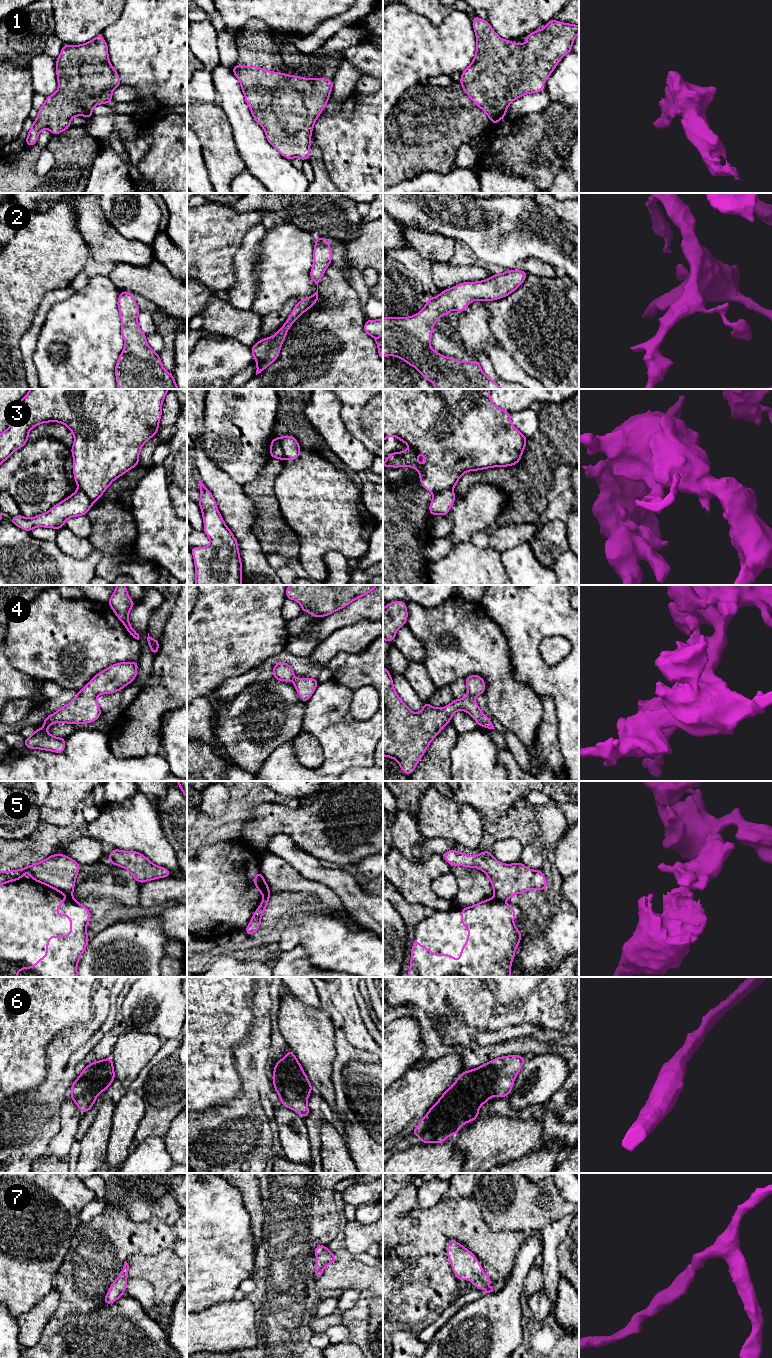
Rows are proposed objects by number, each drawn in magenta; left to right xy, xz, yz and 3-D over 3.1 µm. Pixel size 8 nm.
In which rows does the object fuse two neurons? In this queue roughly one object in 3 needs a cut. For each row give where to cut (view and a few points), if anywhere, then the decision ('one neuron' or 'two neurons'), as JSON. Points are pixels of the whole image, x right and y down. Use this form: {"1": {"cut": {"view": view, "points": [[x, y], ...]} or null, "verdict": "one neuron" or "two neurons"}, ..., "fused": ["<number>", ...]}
{"1": {"cut": null, "verdict": "one neuron"}, "2": {"cut": null, "verdict": "one neuron"}, "3": {"cut": {"view": "xz", "points": [[276, 438], [283, 459]]}, "verdict": "two neurons"}, "4": {"cut": null, "verdict": "one neuron"}, "5": {"cut": {"view": "yz", "points": [[494, 897], [500, 901]]}, "verdict": "two neurons"}, "6": {"cut": null, "verdict": "one neuron"}, "7": {"cut": null, "verdict": "one neuron"}, "fused": ["3", "5"]}

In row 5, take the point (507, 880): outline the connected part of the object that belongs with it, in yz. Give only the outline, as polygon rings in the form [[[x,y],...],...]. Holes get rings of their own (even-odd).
[[[451,849],[442,857],[452,867],[461,865],[482,870],[490,879],[495,898],[499,901],[505,901],[532,889],[544,891],[547,887],[546,878],[541,870],[529,869],[521,862],[500,863],[491,851],[482,851],[477,856],[471,856]]]

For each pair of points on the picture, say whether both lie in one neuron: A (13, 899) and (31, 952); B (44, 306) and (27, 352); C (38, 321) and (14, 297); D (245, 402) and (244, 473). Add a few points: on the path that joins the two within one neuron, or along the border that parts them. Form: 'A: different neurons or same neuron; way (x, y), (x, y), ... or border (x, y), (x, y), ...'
A: same neuron; way (13, 912), (21, 933), (21, 939)
B: same neuron; way (40, 317), (28, 341)
C: different neurons; border (43, 295), (30, 327), (21, 337)
D: same neuron; way (245, 420), (244, 455)

